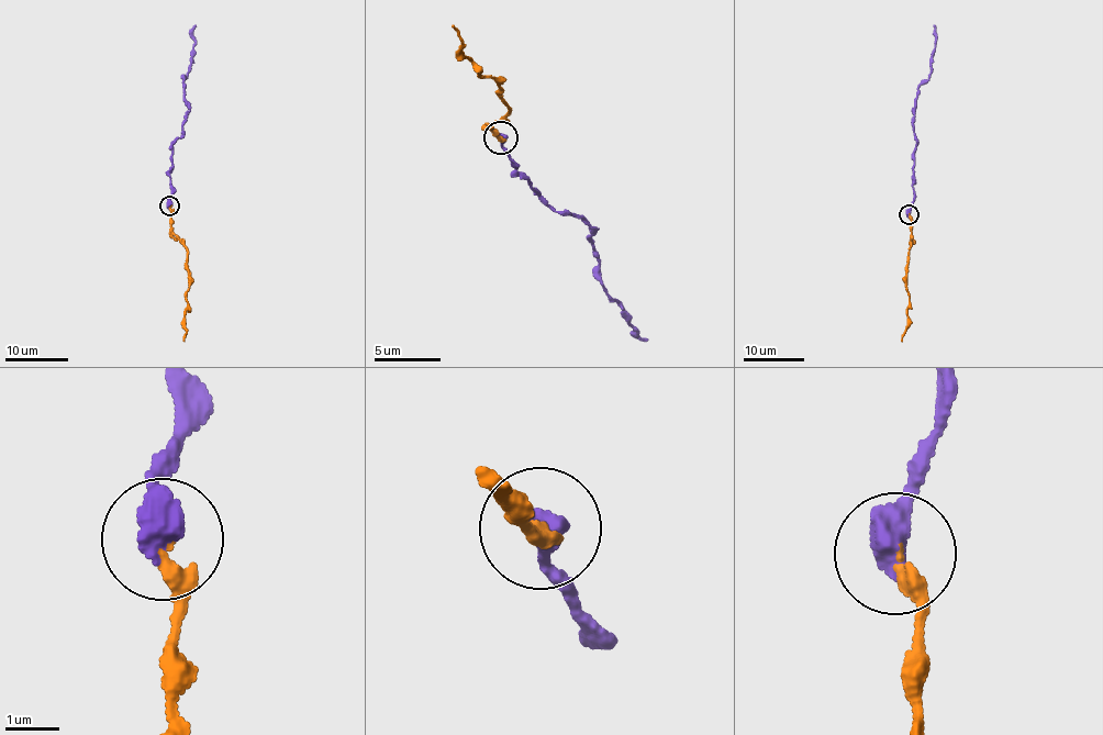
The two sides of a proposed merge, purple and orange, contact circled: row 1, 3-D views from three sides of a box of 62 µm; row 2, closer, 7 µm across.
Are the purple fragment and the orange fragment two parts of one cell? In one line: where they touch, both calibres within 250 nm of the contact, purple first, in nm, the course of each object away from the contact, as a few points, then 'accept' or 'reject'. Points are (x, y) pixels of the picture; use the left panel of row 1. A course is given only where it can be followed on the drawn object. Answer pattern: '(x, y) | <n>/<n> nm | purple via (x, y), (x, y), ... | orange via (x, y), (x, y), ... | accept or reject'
(169, 205) | 600/240 nm | purple via (170, 205), (171, 142), (180, 135), (186, 118), (184, 80), (191, 69), (195, 25) | orange via (170, 205), (170, 232), (187, 251), (189, 290), (185, 342) | accept

